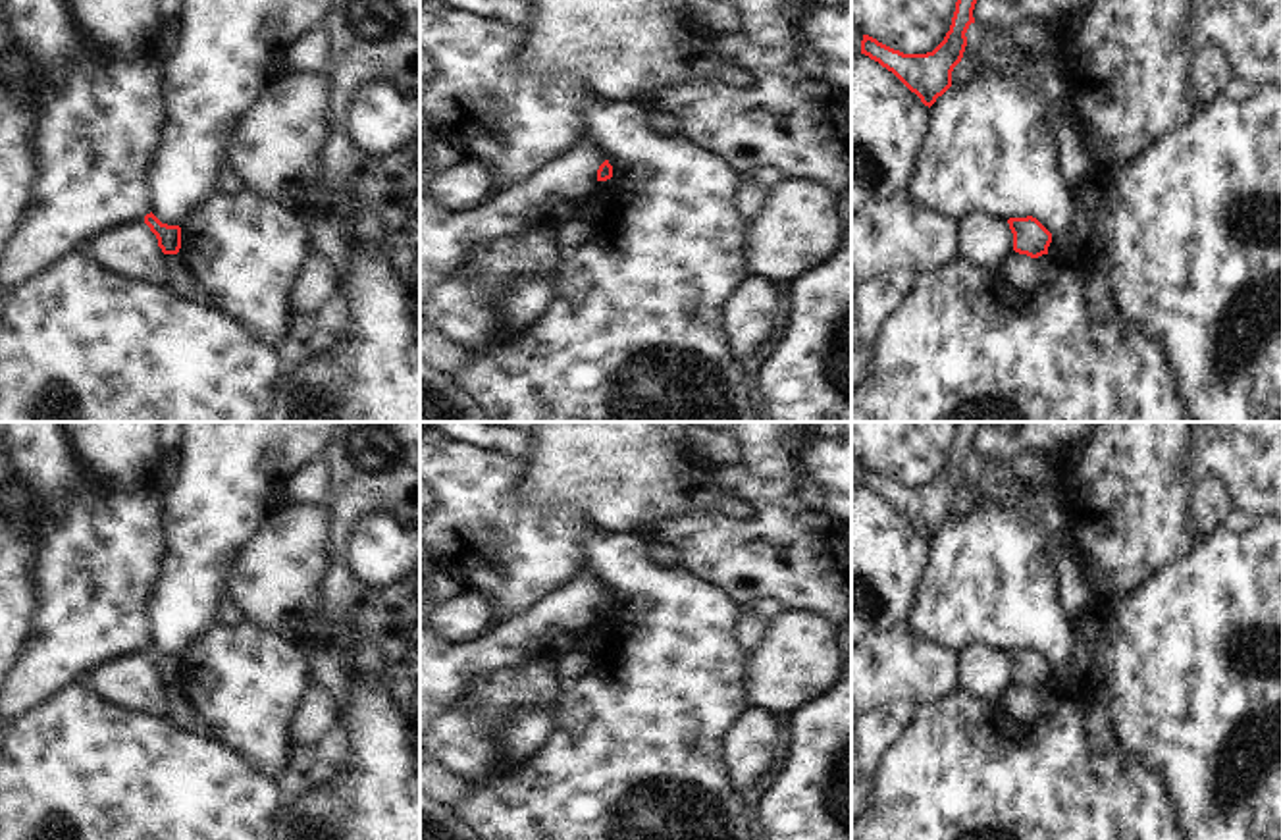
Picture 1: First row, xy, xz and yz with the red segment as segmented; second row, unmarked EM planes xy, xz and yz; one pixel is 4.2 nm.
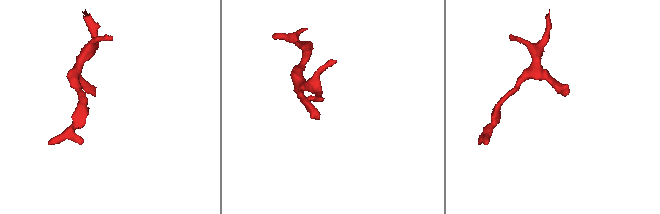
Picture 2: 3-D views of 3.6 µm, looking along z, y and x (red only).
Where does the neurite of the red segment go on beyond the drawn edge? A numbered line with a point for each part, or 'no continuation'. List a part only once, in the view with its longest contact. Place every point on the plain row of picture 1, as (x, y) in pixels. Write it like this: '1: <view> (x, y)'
no continuation

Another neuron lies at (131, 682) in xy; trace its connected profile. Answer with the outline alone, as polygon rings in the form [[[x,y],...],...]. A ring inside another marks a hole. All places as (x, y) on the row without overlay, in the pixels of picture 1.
[[[144,653],[104,663],[75,678],[75,682],[81,682],[114,705],[152,717],[166,715],[166,686]]]

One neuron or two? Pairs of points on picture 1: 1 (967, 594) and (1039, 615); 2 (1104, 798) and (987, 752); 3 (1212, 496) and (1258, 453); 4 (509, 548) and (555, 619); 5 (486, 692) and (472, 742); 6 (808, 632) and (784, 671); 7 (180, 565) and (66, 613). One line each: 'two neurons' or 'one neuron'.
1: one neuron
2: one neuron
3: two neurons
4: two neurons
5: one neuron
6: one neuron
7: two neurons

